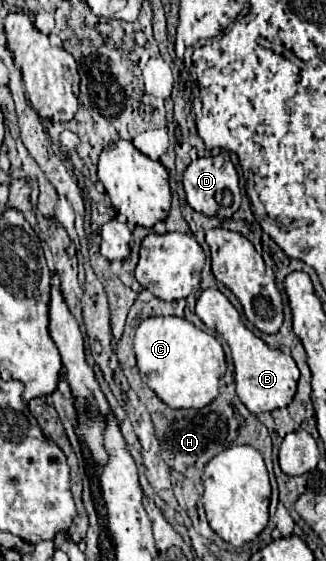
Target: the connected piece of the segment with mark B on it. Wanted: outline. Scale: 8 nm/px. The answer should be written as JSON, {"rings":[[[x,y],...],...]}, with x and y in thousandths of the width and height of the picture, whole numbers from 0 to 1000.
{"rings":[[[641,513],[604,531],[598,556],[623,570],[629,581],[660,585],[696,606],[696,613],[709,620],[715,645],[721,645],[727,706],[739,709],[739,717],[776,738],[825,734],[844,727],[874,727],[911,695],[917,656],[911,656],[905,642],[887,631],[868,631],[862,624],[825,620],[794,599],[782,599],[764,585],[752,585],[721,545],[666,513]]]}

